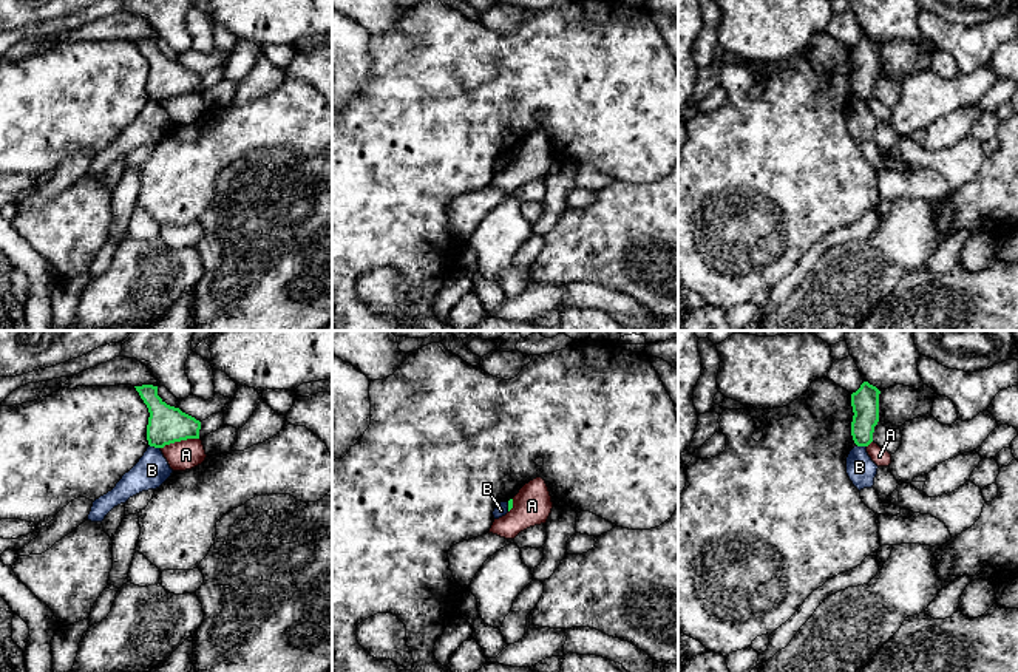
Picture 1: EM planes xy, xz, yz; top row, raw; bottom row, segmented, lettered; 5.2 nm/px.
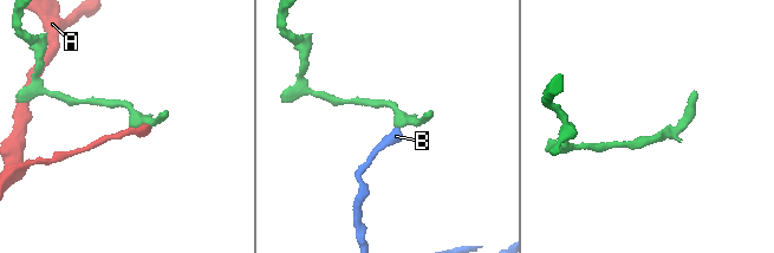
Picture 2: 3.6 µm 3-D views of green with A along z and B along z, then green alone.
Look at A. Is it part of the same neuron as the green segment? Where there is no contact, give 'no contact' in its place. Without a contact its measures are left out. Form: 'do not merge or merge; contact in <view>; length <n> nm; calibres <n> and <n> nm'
do not merge; contact in xy; length 200 nm; calibres 190 and 160 nm

